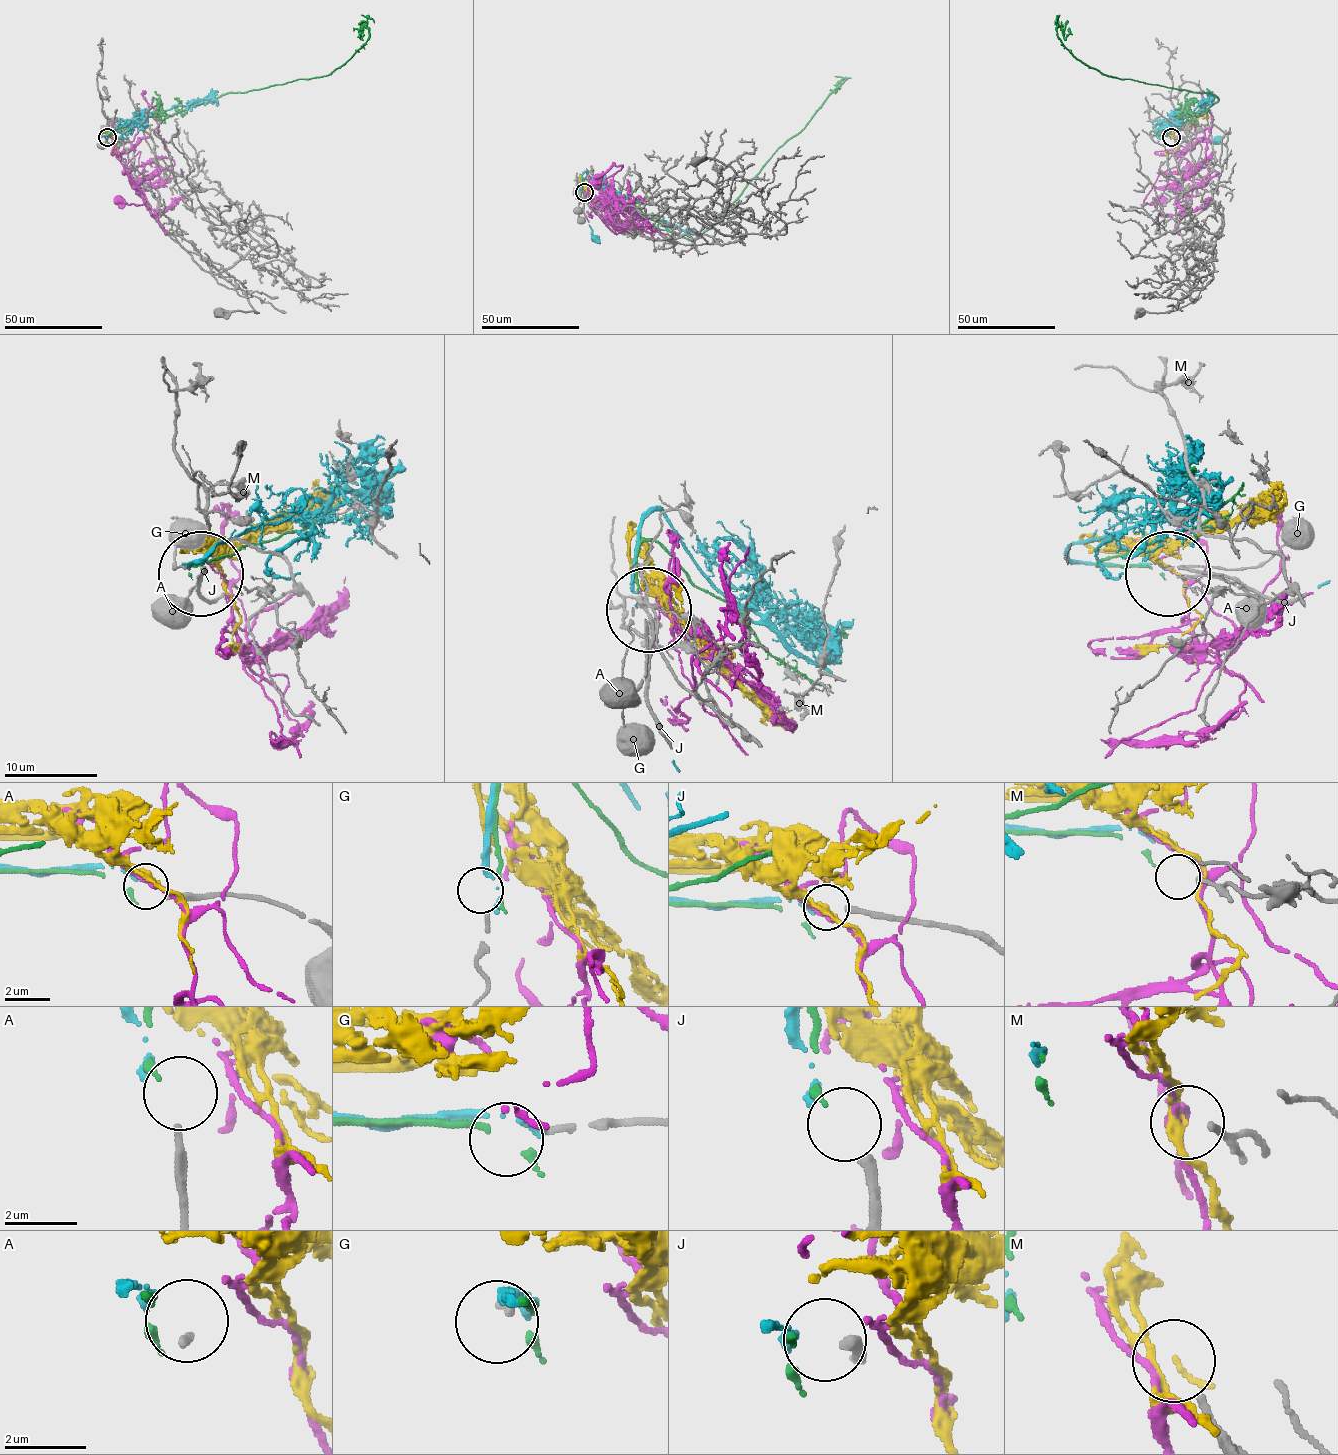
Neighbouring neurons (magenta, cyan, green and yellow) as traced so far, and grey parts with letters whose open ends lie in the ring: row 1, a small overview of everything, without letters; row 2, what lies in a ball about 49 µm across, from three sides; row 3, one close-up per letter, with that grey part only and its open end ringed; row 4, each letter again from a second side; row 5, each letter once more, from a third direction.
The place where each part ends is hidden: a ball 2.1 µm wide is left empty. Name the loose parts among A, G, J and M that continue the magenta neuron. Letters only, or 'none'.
none

